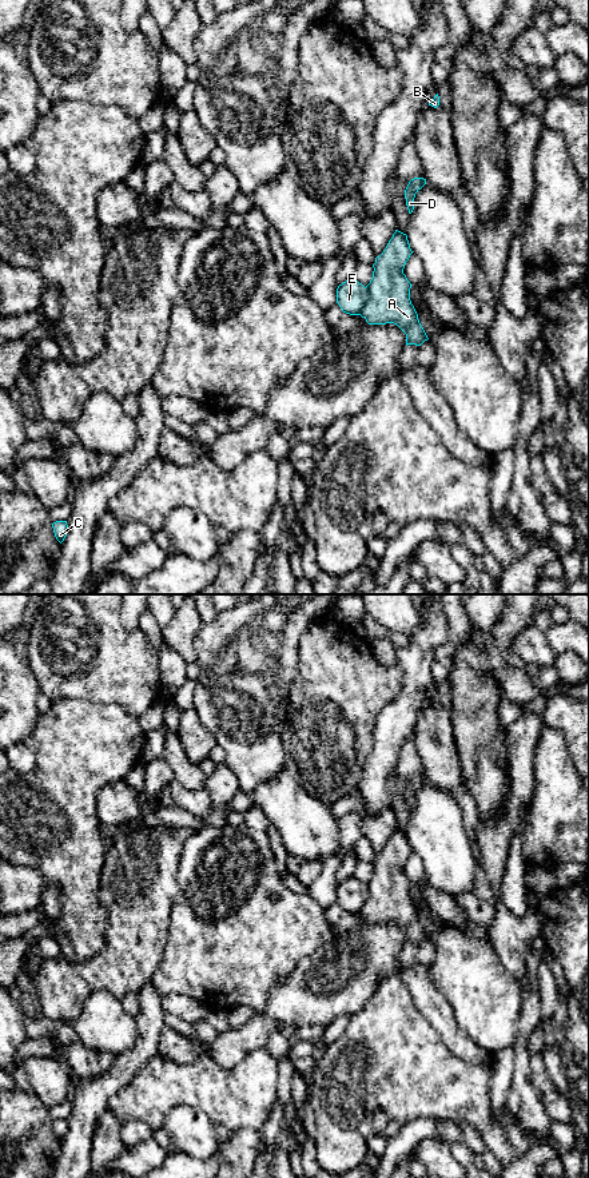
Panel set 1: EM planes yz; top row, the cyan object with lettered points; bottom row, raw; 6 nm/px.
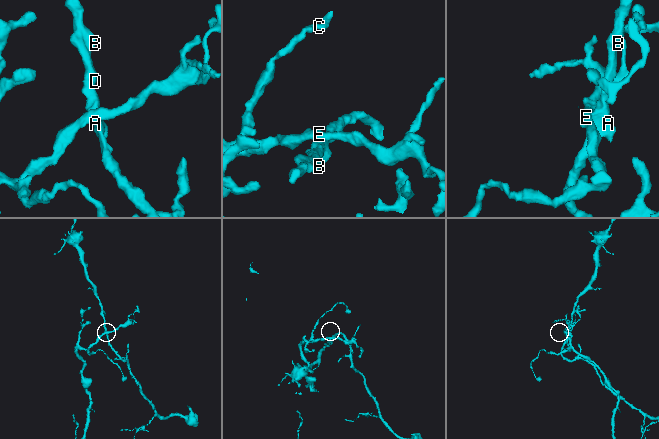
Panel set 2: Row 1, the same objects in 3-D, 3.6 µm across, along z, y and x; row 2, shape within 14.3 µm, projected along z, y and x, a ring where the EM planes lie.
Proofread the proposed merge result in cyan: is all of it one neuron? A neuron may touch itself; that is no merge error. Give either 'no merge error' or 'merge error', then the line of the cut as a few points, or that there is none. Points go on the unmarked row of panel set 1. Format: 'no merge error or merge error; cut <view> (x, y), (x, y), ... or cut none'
merge error; cut yz (366, 886), (363, 904), (358, 912)

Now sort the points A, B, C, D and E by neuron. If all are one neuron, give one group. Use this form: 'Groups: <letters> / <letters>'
Groups: A B D / C E

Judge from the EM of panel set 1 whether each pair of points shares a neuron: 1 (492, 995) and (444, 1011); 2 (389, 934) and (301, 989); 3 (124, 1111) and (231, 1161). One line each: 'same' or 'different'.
1: different
2: same
3: different

